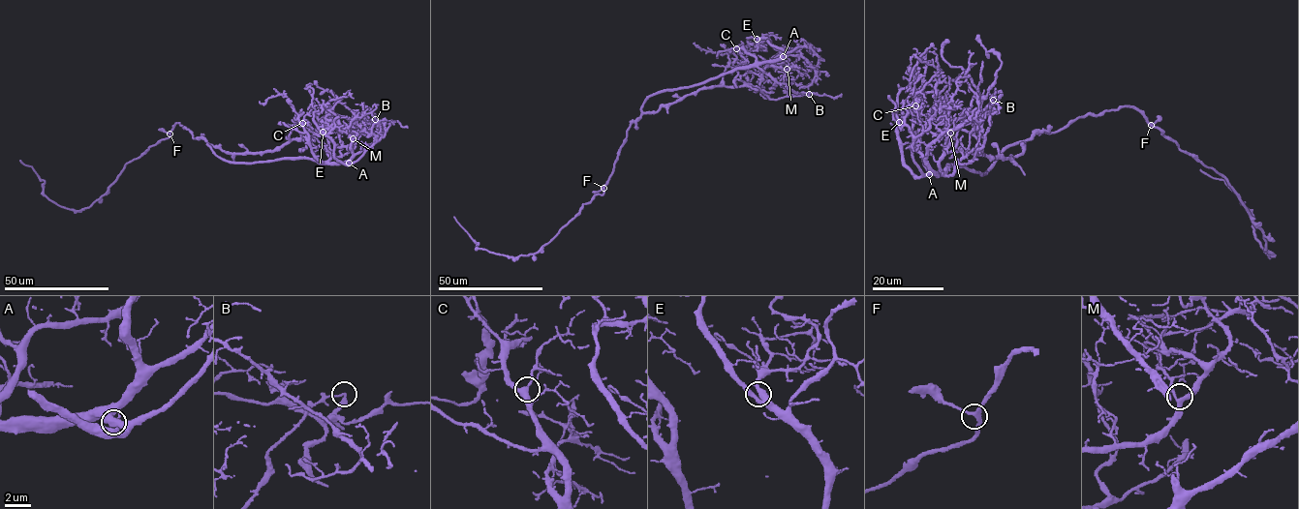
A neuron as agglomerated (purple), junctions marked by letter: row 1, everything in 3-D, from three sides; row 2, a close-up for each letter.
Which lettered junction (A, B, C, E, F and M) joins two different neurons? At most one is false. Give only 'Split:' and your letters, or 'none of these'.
Split: B

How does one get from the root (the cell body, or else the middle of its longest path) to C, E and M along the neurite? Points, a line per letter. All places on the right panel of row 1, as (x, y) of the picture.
C: (1055, 132), (1036, 133), (1015, 157), (989, 157), (974, 135), (953, 121), (931, 84), (922, 86), (915, 105)
E: (1055, 132), (1036, 133), (1010, 144), (985, 173), (949, 166), (942, 173), (917, 177), (904, 164), (899, 122)
M: (1055, 132), (1036, 133), (1010, 144), (985, 173), (953, 166), (941, 171), (940, 160), (950, 133)

